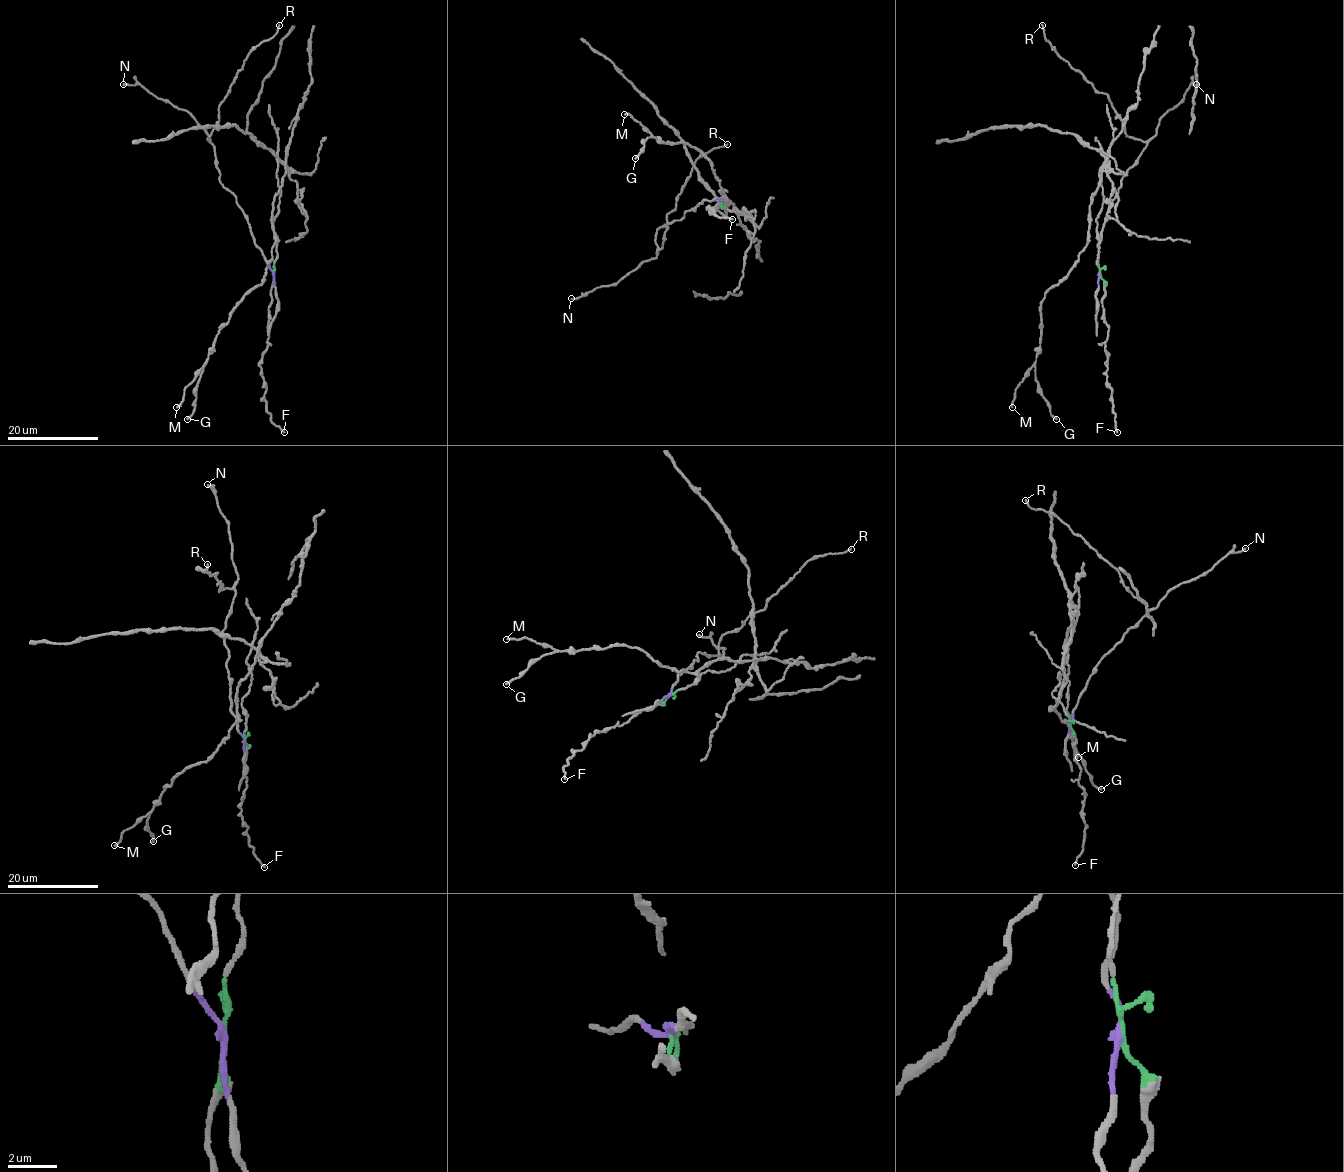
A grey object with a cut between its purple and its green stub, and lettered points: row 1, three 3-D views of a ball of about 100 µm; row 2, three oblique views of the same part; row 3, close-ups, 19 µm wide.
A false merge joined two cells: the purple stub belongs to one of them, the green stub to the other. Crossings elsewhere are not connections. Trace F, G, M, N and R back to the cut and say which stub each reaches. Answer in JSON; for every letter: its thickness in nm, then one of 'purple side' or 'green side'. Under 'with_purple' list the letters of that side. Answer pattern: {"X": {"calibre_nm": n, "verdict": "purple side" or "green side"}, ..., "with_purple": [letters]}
{"F": {"calibre_nm": 200, "verdict": "green side"}, "G": {"calibre_nm": 200, "verdict": "green side"}, "M": {"calibre_nm": 190, "verdict": "green side"}, "N": {"calibre_nm": 220, "verdict": "purple side"}, "R": {"calibre_nm": 180, "verdict": "purple side"}, "with_purple": ["N", "R"]}

